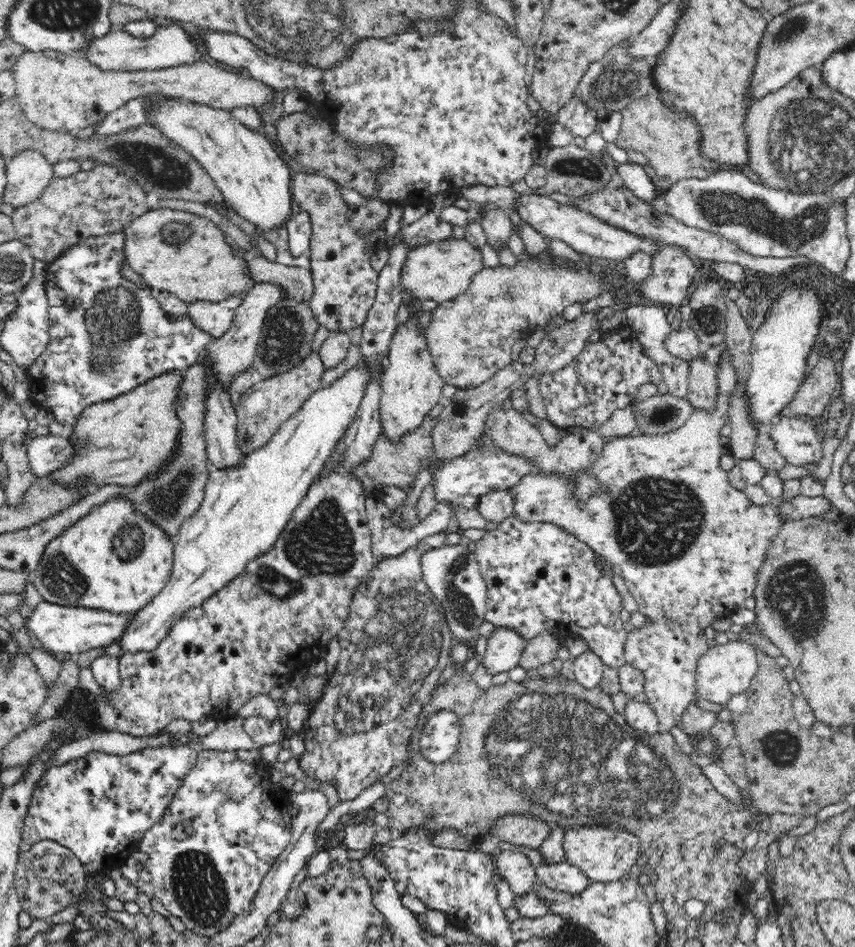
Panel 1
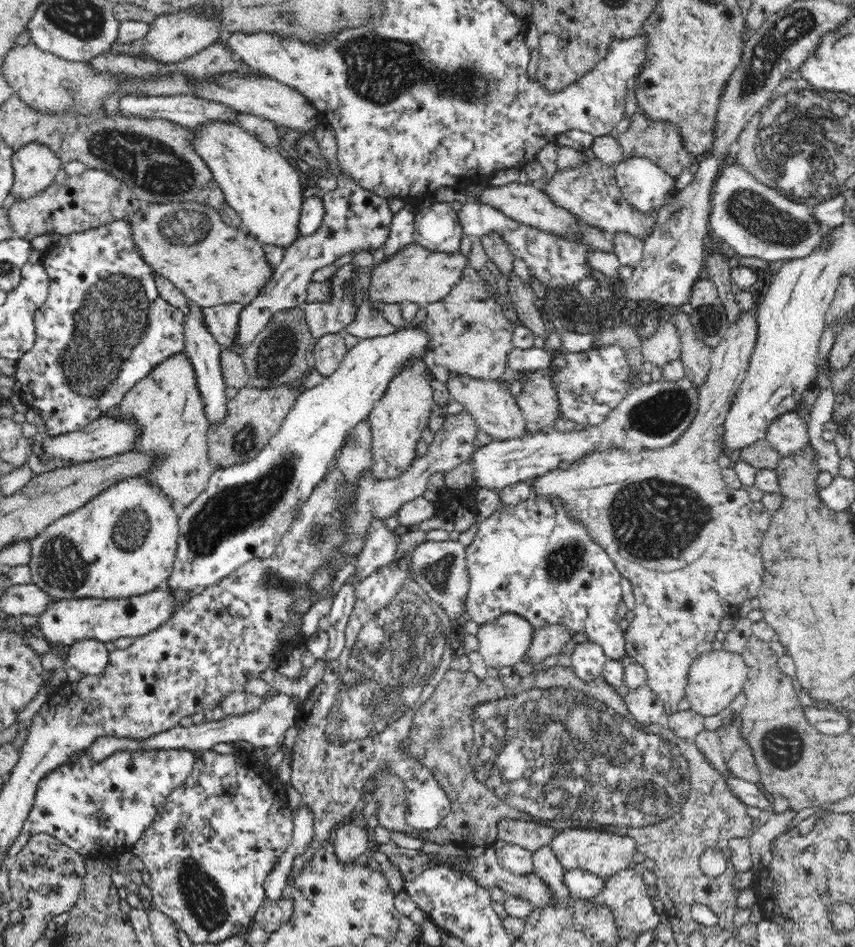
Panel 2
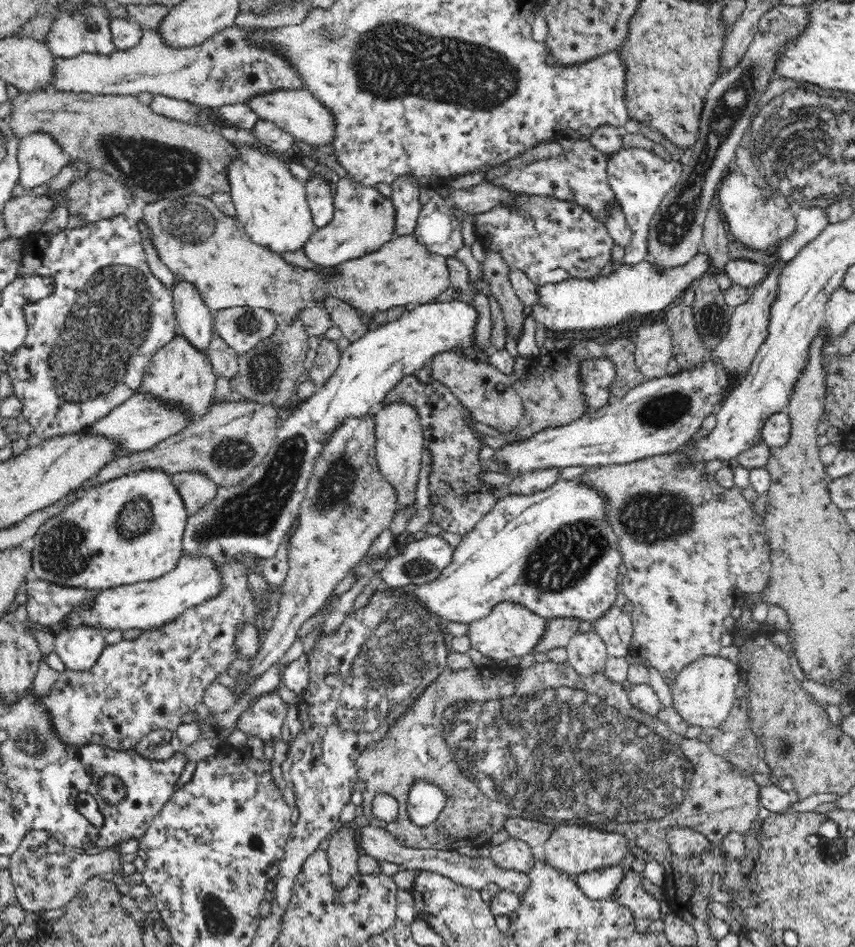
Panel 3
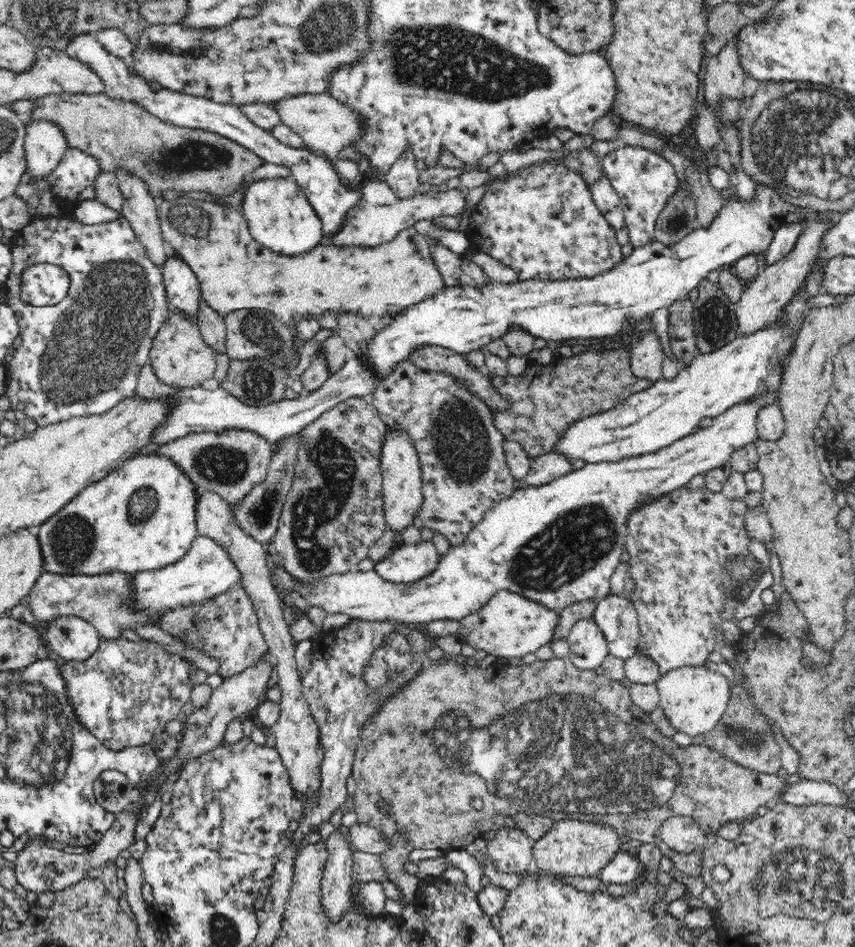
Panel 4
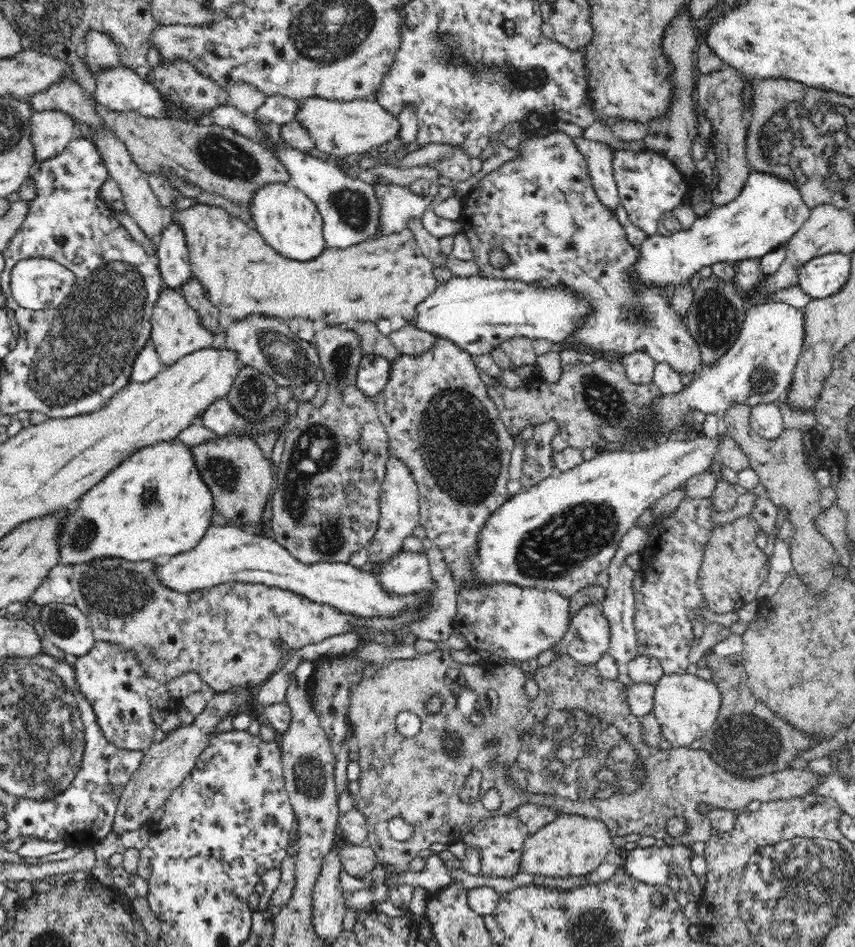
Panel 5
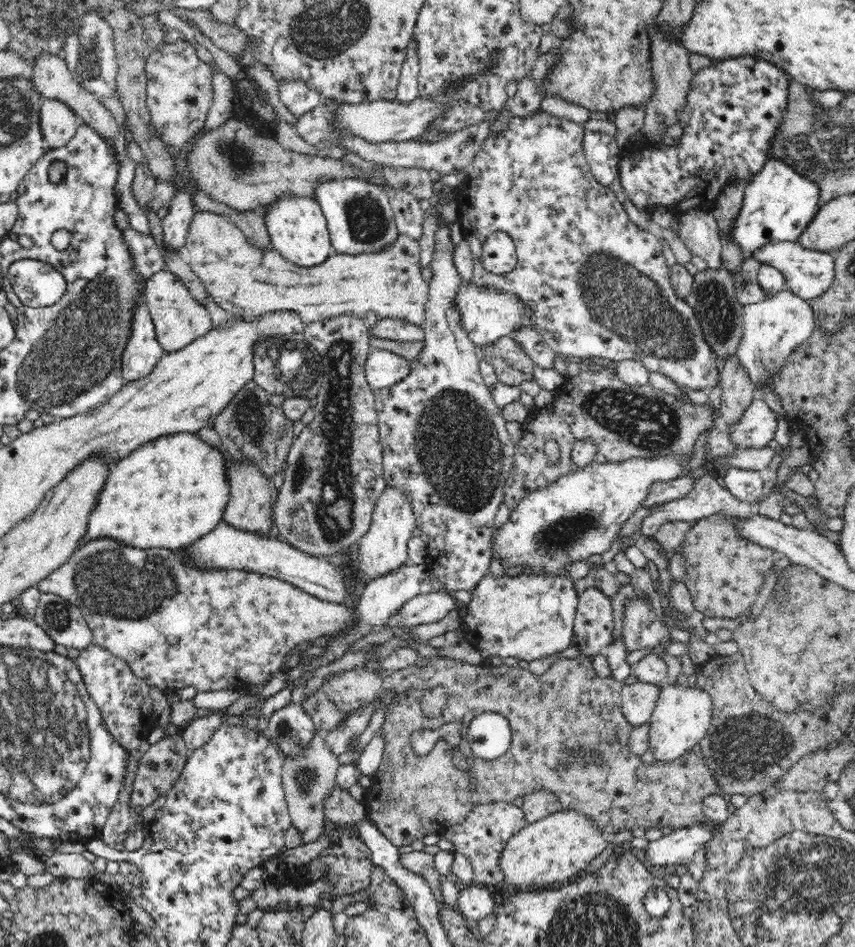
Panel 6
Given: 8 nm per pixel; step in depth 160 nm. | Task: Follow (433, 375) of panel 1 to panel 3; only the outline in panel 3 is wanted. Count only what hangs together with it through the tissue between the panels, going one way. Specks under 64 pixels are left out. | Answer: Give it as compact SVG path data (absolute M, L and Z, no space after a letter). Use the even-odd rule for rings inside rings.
M399 401L380 408L373 416L375 422L375 438L373 455L381 475L398 493L398 505L412 505L416 499L416 482L422 468L422 452L424 452L424 434L422 419L416 409Z

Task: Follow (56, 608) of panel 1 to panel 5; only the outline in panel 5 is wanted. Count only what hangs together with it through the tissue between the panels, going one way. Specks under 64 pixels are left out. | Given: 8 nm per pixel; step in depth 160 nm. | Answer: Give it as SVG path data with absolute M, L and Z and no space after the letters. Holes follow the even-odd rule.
M720 425L715 438L706 435L694 440L685 437L658 442L648 449L599 451L588 461L566 472L555 473L541 480L529 490L510 496L500 509L492 512L486 524L478 532L476 560L472 560L472 576L464 582L456 582L456 592L461 593L476 585L508 583L520 587L536 587L544 591L558 591L569 599L579 590L595 585L598 575L610 566L621 538L630 530L638 516L659 499L675 491L696 474L708 471L718 460L718 445L729 434ZM212 526L200 542L188 552L170 557L165 564L154 564L160 585L178 593L203 591L222 583L263 584L288 590L312 602L328 605L360 618L394 618L402 613L419 611L431 604L434 587L410 594L388 592L376 575L376 569L360 569L350 563L302 563L292 557L272 538L256 536L234 526Z

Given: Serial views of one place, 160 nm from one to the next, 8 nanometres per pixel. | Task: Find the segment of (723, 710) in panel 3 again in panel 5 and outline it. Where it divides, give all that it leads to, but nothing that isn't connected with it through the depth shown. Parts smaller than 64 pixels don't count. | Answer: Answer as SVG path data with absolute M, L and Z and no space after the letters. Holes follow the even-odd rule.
M690 673L663 674L654 684L653 713L661 726L664 739L673 747L688 747L702 738L716 722L721 707L722 693L713 680L702 679Z

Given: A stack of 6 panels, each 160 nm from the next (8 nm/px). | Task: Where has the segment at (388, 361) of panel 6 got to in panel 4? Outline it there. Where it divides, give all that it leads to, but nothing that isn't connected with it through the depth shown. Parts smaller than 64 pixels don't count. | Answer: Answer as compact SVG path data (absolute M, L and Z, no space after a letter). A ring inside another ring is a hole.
M358 358L346 361L346 364L328 378L325 384L313 392L303 393L294 400L280 400L263 407L249 406L238 398L224 391L221 387L216 390L205 390L204 388L190 388L178 390L163 384L156 378L150 363L146 363L137 383L134 398L143 402L162 402L169 400L166 419L154 431L151 442L160 446L169 441L183 438L191 433L221 432L227 429L244 429L266 438L268 442L275 445L278 441L295 433L300 433L306 426L315 422L327 410L336 407L340 402L348 398L369 398L377 388L377 382L371 372L361 366Z

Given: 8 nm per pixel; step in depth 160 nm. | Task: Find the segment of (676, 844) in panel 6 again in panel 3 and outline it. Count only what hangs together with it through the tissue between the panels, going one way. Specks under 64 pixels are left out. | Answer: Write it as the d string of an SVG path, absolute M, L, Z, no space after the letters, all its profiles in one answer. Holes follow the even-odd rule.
M614 866L578 874L574 880L588 899L603 900L612 898L624 876L625 869Z

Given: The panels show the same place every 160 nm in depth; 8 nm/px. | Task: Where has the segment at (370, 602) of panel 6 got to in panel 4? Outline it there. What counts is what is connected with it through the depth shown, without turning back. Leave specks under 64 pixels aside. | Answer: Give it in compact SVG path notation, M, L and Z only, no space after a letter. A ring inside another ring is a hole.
M432 540L418 544L405 544L392 550L388 555L373 564L373 569L388 582L416 582L438 568L442 554Z

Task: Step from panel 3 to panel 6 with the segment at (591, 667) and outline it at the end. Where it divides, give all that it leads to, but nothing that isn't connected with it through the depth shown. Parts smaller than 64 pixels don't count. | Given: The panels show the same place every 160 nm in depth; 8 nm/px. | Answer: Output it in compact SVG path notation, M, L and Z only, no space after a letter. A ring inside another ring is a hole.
M589 588L579 594L571 646L576 647L580 655L594 658L614 641L610 602L611 599L597 588Z

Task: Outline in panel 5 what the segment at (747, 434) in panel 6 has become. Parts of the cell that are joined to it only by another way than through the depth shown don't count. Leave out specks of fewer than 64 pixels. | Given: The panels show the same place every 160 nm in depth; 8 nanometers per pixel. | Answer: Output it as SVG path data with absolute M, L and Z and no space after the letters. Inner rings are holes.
M777 402L752 407L749 422L751 430L768 441L778 438L785 430L783 415Z

